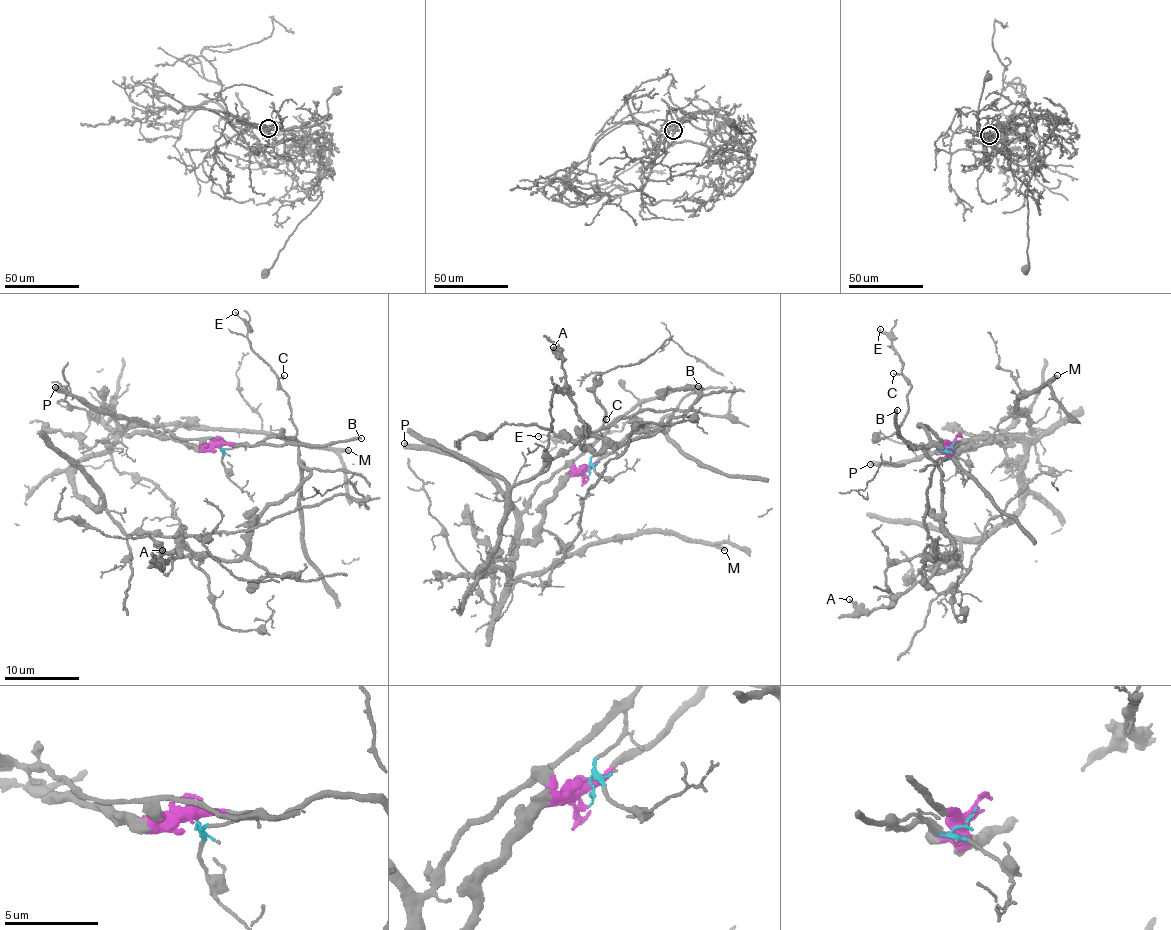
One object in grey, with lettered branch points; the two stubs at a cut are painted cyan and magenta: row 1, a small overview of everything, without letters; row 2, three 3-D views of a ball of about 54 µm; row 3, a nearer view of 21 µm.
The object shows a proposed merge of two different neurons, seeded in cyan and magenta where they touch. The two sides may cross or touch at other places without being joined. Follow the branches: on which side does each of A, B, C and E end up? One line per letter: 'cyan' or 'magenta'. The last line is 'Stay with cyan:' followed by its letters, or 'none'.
A: magenta
B: cyan
C: cyan
E: cyan
Stay with cyan: B, C, E

